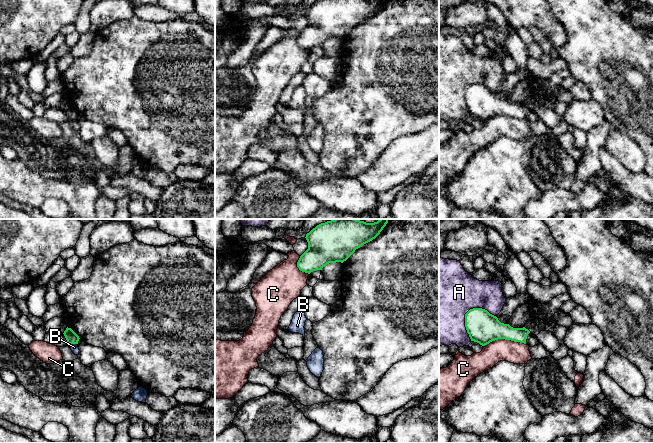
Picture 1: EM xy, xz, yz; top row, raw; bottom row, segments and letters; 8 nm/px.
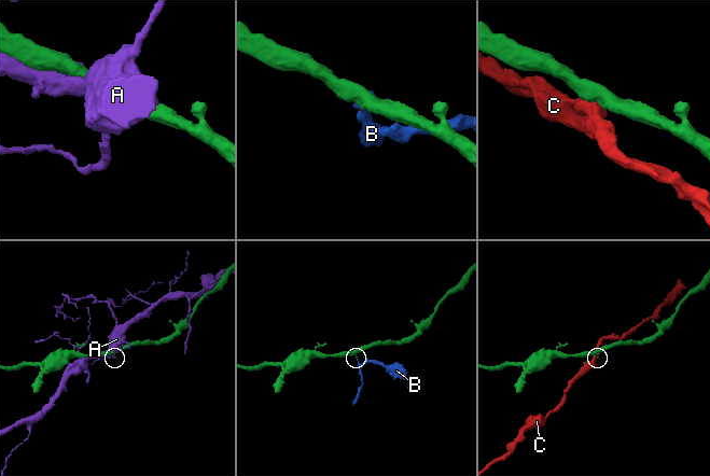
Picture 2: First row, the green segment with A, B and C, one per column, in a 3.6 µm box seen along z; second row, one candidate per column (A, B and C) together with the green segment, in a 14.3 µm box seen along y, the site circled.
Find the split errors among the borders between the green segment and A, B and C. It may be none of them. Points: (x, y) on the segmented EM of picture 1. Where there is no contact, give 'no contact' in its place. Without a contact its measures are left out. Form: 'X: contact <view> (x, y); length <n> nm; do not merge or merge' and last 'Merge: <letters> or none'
A: contact yz (467, 312); length 300 nm; do not merge
B: contact xy (73, 343); length 80 nm; do not merge
C: contact yz (504, 338); length 340 nm; do not merge
Merge: none

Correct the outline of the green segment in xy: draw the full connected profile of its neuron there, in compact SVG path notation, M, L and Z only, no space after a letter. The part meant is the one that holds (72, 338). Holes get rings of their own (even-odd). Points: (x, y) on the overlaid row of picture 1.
M67 327L63 334L67 340L67 344L78 344L80 338L71 328Z

